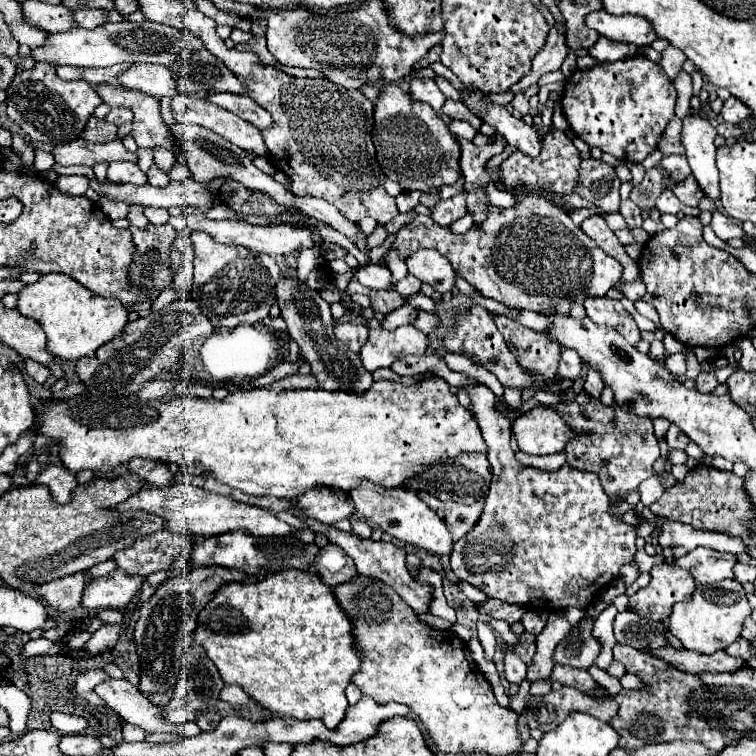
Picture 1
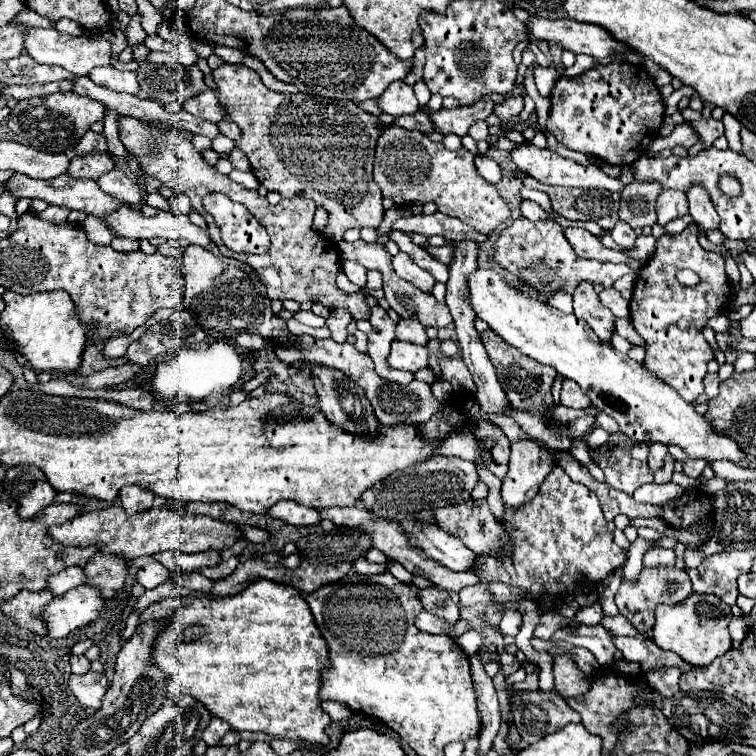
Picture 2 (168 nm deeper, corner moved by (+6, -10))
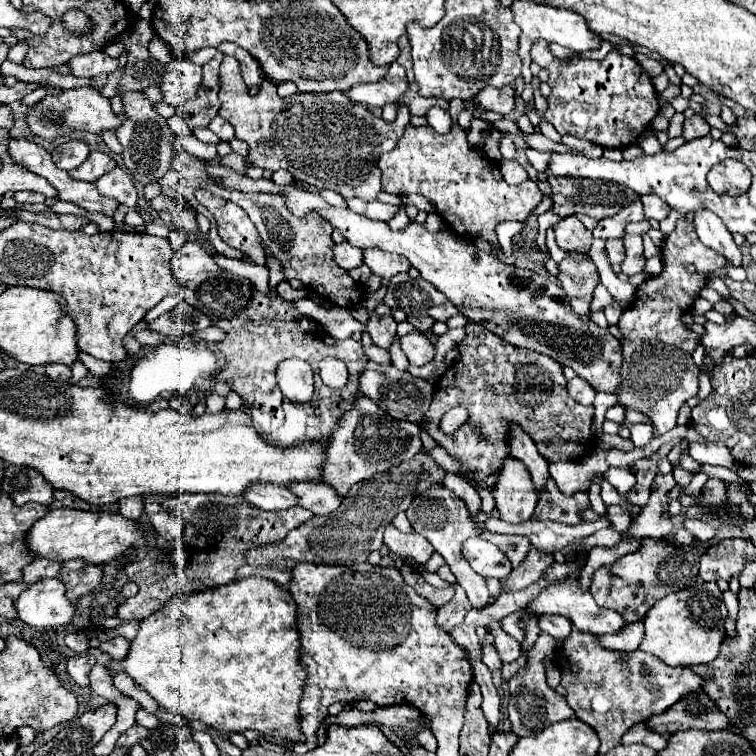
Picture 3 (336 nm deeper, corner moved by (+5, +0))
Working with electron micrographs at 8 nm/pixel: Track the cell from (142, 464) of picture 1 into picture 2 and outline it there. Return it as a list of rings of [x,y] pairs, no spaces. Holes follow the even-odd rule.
[[[126,486],[120,492],[120,502],[122,508],[126,510],[128,516],[136,514],[136,512],[144,512],[152,508],[154,502],[154,494],[146,492],[146,488],[138,488],[138,486]]]

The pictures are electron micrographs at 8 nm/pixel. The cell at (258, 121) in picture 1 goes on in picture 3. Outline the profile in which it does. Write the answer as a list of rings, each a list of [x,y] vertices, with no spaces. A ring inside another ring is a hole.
[[[173,58],[167,64],[167,72],[161,76],[161,92],[167,104],[179,108],[183,102],[195,98],[201,82],[201,66],[189,60]]]

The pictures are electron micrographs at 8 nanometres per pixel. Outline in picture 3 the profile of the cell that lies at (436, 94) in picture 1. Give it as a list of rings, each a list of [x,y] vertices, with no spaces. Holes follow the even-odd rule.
[[[393,62],[387,76],[381,82],[353,86],[351,90],[347,90],[347,96],[363,106],[383,108],[389,102],[397,102],[403,96],[403,92],[407,90],[407,84],[409,82],[405,76],[405,68],[399,66],[397,62]]]

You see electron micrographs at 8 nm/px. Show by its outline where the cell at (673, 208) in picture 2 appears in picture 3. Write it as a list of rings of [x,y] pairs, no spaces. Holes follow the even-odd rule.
[[[645,194],[643,196],[643,208],[645,208],[645,216],[653,218],[653,220],[663,220],[667,218],[667,214],[671,212],[671,206],[667,206],[667,202],[663,202],[659,196],[655,194]]]

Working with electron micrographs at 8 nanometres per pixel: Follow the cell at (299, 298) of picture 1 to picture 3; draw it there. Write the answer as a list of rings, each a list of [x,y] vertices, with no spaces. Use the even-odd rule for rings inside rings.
[[[359,392],[355,406],[347,414],[343,414],[343,418],[339,418],[339,426],[335,426],[335,434],[331,436],[331,446],[327,450],[329,458],[325,462],[325,480],[333,488],[337,488],[341,496],[345,496],[355,482],[367,480],[377,472],[397,466],[399,462],[413,458],[419,450],[423,450],[423,444],[417,424],[387,418],[387,414],[383,414],[383,410],[375,406],[375,402]]]

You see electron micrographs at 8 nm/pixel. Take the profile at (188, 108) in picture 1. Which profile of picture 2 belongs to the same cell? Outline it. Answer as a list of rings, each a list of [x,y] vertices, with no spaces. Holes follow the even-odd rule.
[[[220,134],[214,142],[212,142],[212,150],[216,150],[218,154],[230,154],[232,152],[232,148],[234,148],[234,140],[230,140],[228,136],[224,136],[224,134]]]

